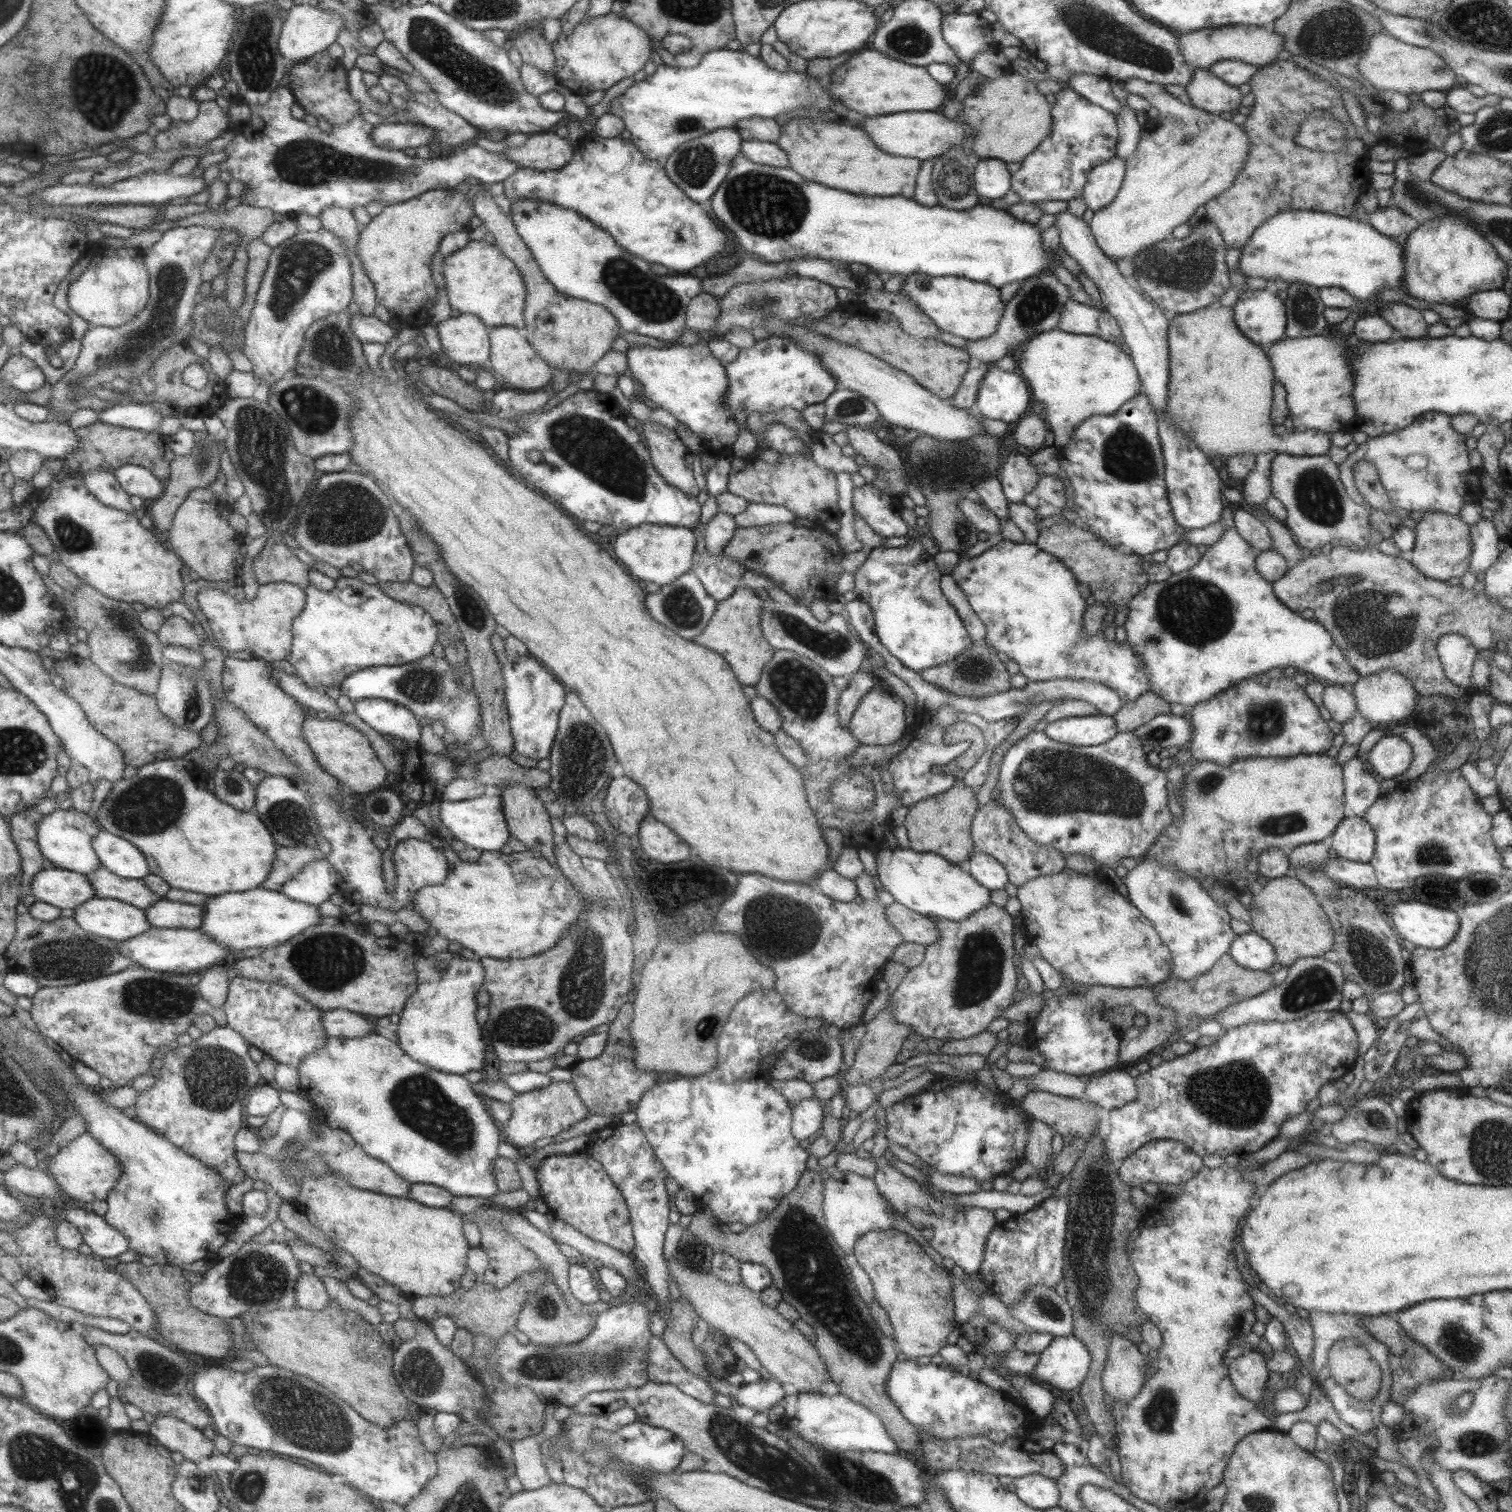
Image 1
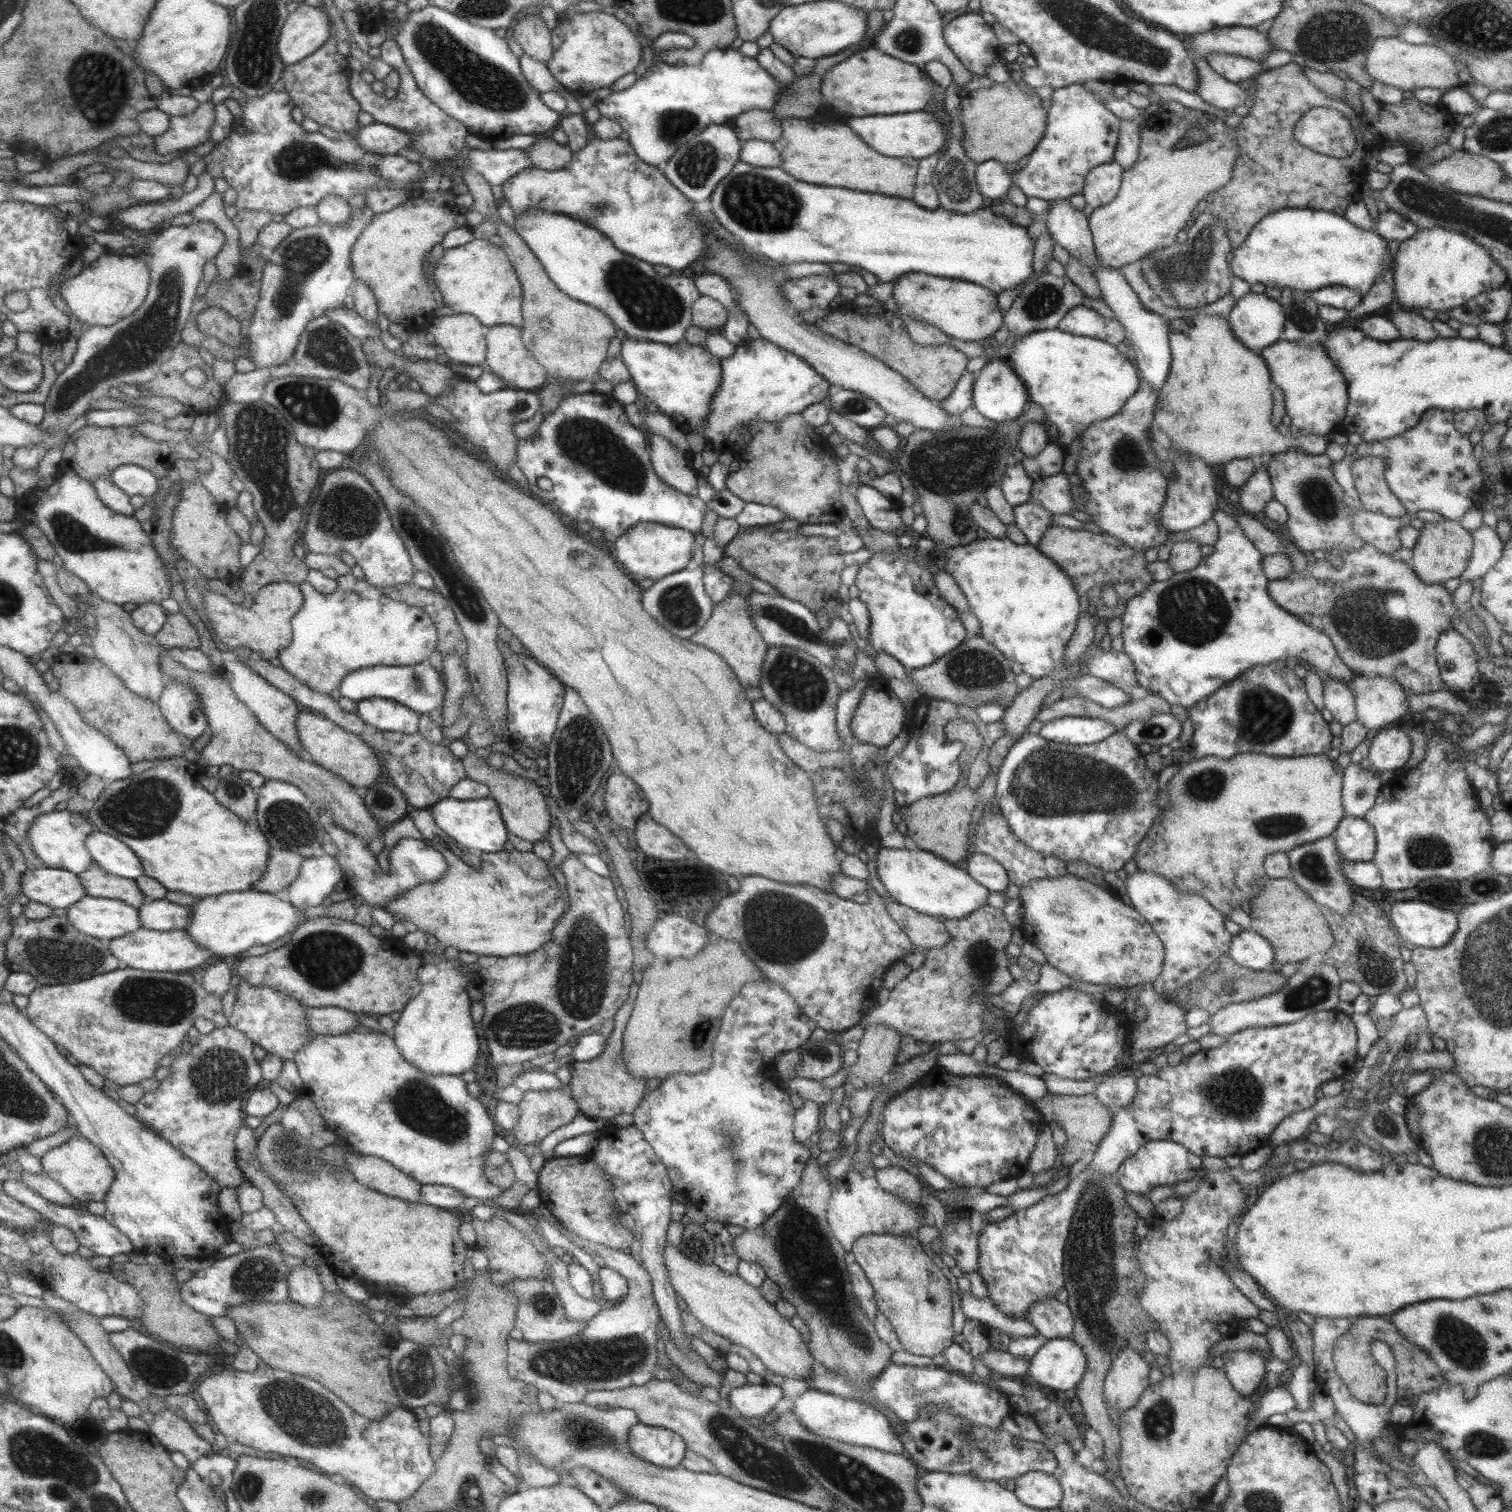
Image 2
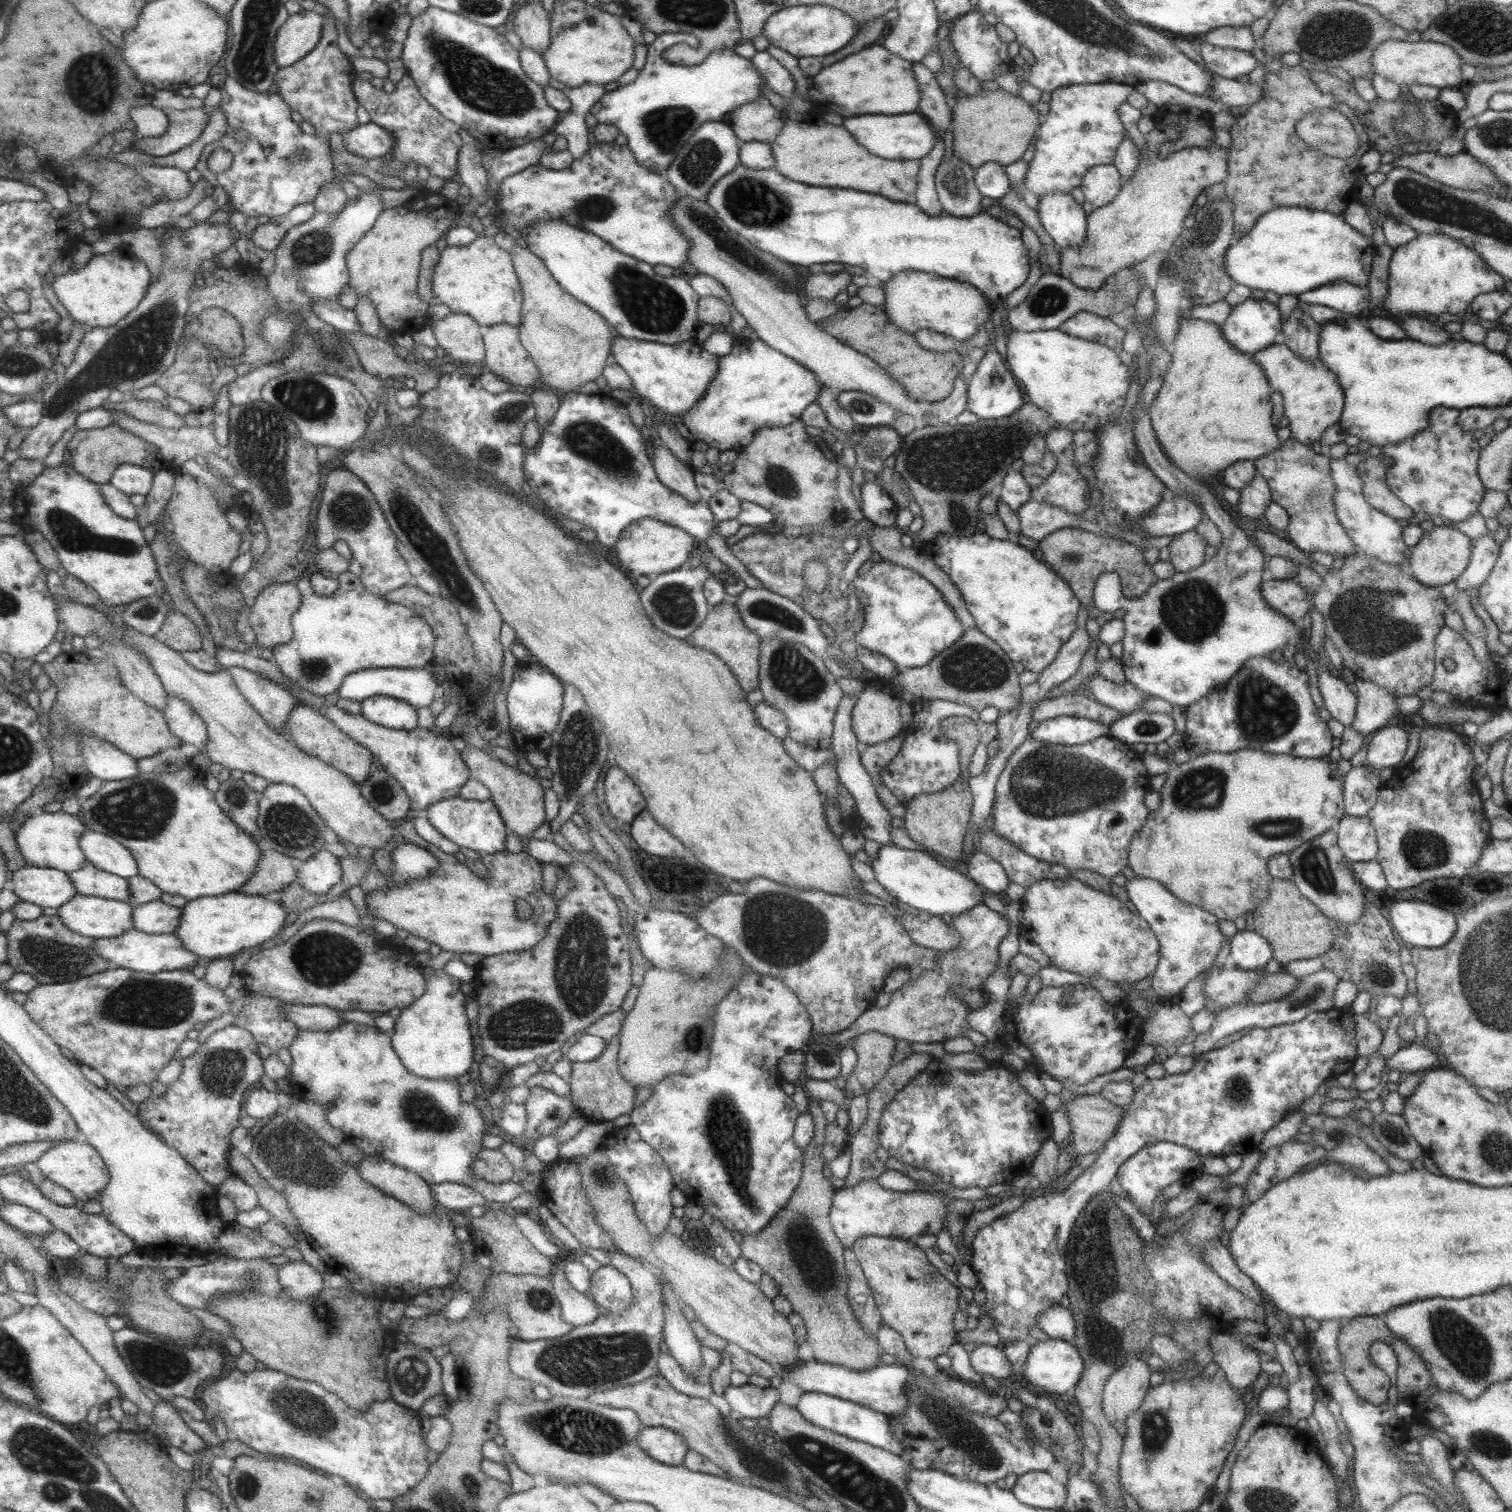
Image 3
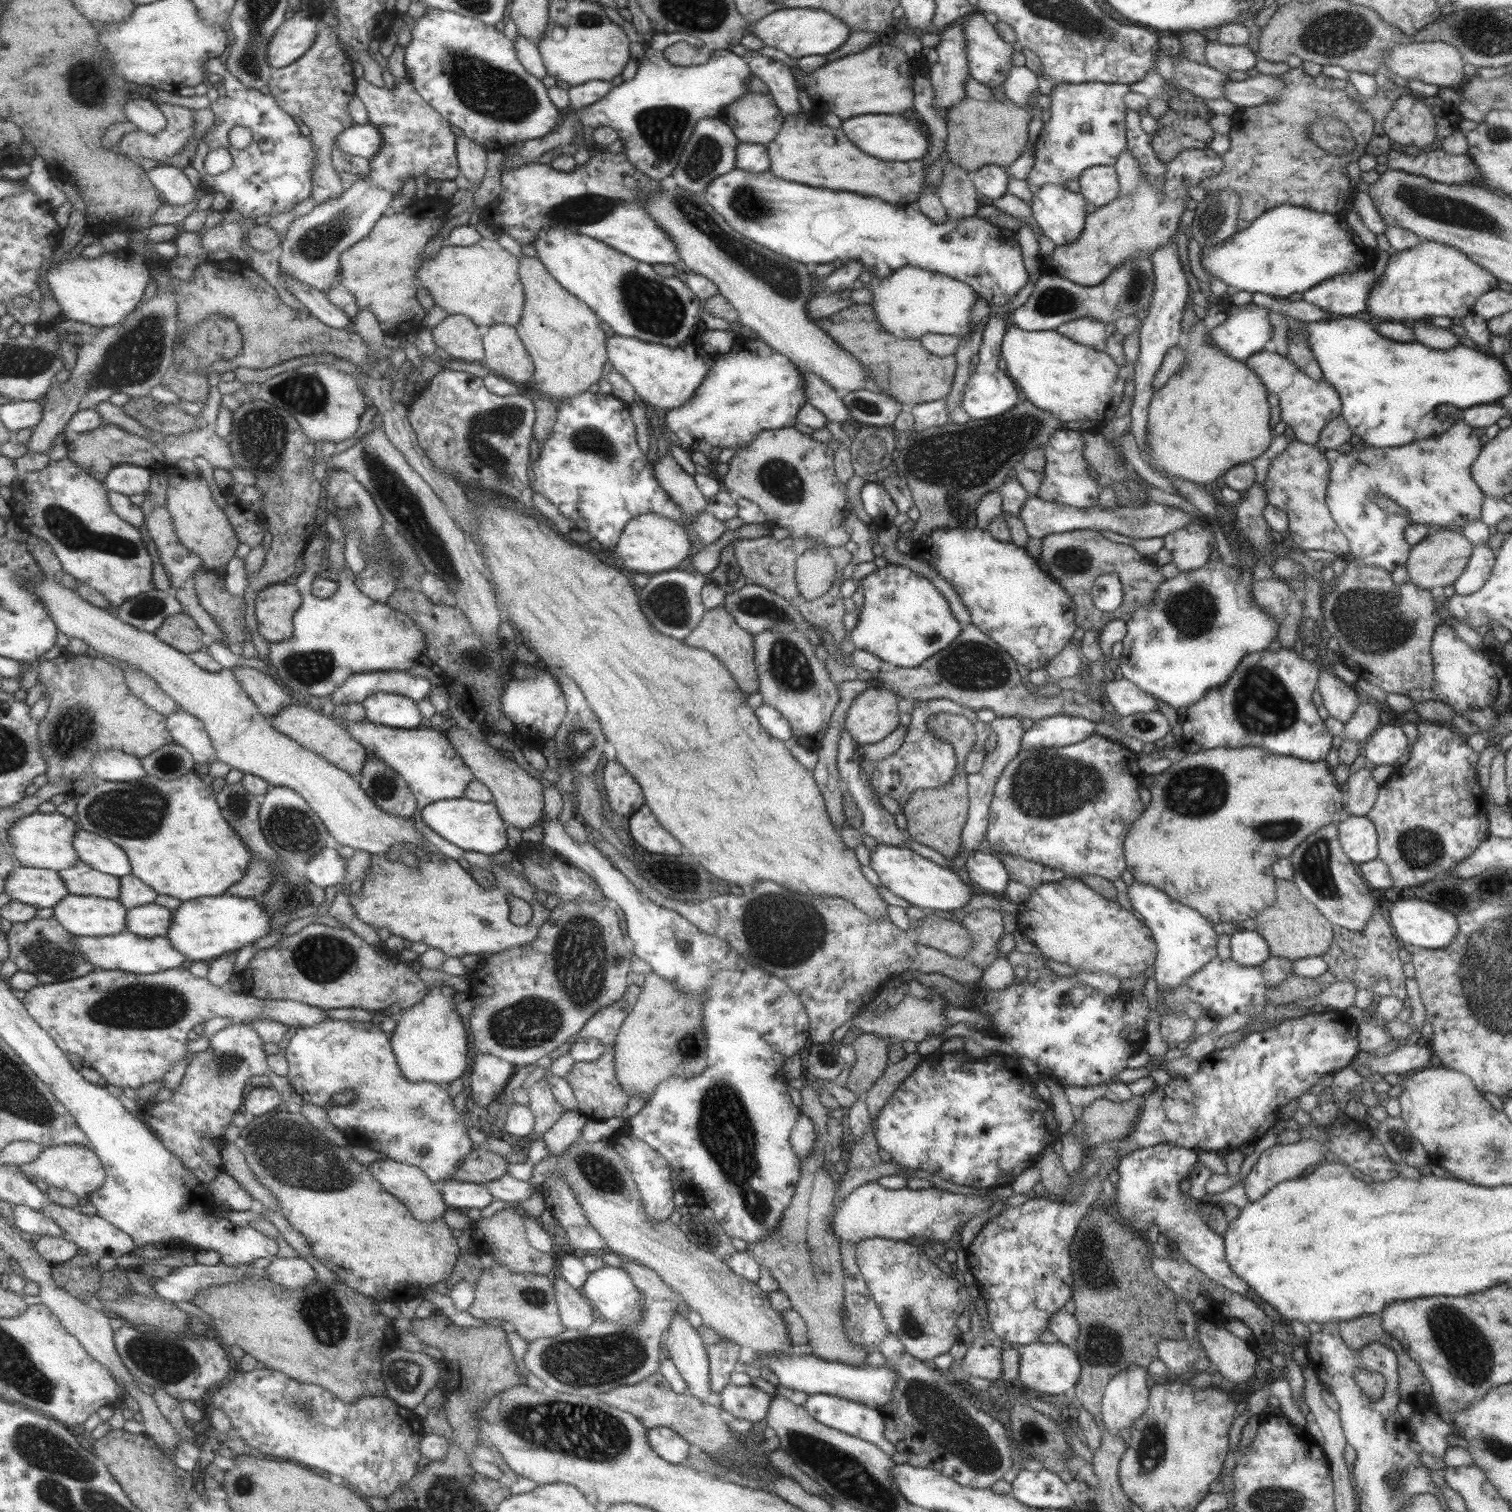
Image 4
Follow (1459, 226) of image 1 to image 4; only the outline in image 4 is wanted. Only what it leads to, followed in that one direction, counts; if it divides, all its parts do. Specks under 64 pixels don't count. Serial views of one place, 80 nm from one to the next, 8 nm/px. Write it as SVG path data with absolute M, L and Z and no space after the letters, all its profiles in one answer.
M1421 240L1419 245L1403 251L1391 252L1379 280L1373 284L1365 312L1379 321L1412 323L1428 321L1434 316L1462 319L1472 312L1477 298L1485 292L1497 289L1499 281L1494 276L1467 259L1455 248L1433 240Z

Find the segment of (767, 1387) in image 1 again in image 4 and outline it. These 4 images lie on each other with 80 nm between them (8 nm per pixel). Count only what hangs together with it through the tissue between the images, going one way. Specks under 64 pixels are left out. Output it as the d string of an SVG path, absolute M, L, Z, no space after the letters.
M725 1385L719 1392L720 1408L735 1416L736 1419L759 1422L766 1416L766 1408L773 1398L753 1386Z

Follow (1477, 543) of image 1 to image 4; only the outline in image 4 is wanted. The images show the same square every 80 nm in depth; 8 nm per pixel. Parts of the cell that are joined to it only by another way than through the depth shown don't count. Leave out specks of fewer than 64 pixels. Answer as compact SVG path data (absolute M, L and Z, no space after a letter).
M1487 542L1473 546L1466 567L1452 584L1454 594L1467 596L1477 592L1489 578L1495 555L1495 552L1489 549Z

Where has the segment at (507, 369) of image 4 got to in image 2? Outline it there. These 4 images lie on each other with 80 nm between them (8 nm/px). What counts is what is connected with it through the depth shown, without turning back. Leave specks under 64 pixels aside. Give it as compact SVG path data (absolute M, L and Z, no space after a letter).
M508 324L488 327L484 339L486 342L485 363L491 373L496 374L509 388L529 391L550 381L543 368L523 346L519 327Z

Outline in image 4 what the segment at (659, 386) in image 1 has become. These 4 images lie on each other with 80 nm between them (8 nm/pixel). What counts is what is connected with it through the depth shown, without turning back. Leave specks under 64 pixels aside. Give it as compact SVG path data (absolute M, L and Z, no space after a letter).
M613 335L605 339L607 360L633 388L641 404L664 408L680 407L688 400L703 380L705 373L715 364L716 355L707 353L703 348L676 346L667 348L661 344L643 342L633 337Z

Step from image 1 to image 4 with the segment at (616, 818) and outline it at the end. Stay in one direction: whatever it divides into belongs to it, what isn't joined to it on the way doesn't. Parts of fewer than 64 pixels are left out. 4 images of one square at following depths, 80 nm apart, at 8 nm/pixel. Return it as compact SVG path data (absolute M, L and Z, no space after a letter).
M607 760L603 768L603 785L610 809L618 815L629 818L644 803L639 784L616 760Z

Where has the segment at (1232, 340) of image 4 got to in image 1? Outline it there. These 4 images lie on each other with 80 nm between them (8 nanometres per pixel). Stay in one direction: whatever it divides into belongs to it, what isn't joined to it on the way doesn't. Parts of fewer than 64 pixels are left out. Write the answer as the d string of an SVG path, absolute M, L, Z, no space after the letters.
M1269 286L1266 289L1245 289L1237 296L1233 304L1233 320L1239 332L1248 338L1253 344L1267 347L1278 340L1283 339L1286 325L1285 308L1281 300L1274 294L1275 290Z

